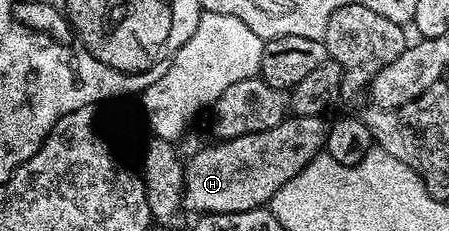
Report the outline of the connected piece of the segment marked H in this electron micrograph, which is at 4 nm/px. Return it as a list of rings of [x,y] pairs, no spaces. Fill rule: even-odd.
[[[289,116],[269,130],[242,135],[197,151],[184,168],[184,207],[198,215],[241,213],[268,205],[281,186],[309,164],[303,158],[303,116]]]

